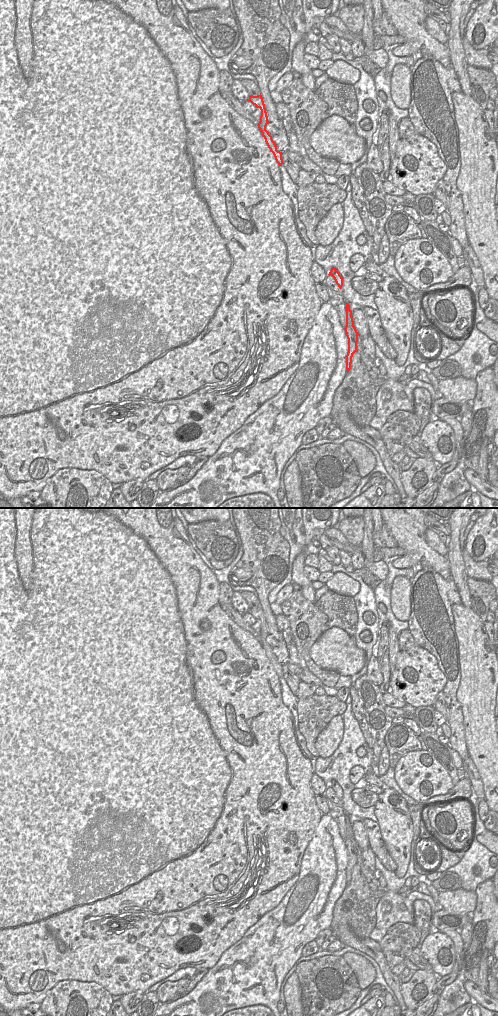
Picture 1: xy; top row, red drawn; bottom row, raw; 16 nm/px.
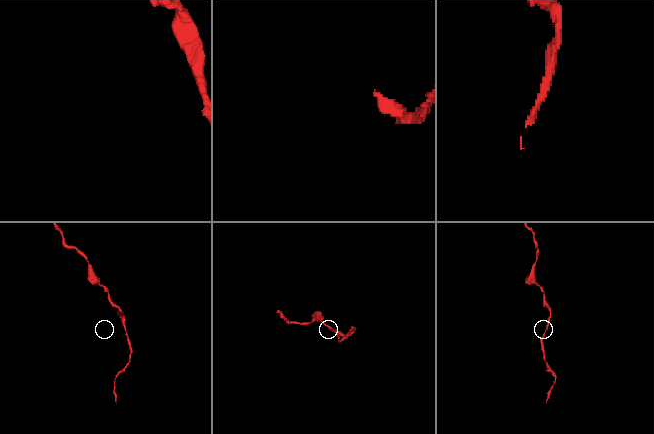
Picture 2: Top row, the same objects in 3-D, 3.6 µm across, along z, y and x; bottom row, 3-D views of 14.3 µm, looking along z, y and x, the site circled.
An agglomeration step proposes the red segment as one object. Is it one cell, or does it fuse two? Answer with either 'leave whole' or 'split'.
leave whole

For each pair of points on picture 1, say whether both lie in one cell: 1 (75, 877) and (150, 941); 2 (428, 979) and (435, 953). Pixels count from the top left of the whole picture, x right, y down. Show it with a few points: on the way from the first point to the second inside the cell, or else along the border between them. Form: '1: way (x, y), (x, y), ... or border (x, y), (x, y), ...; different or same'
1: way (95, 884), (108, 897), (112, 897), (135, 921); same
2: border (433, 971), (436, 975); different

